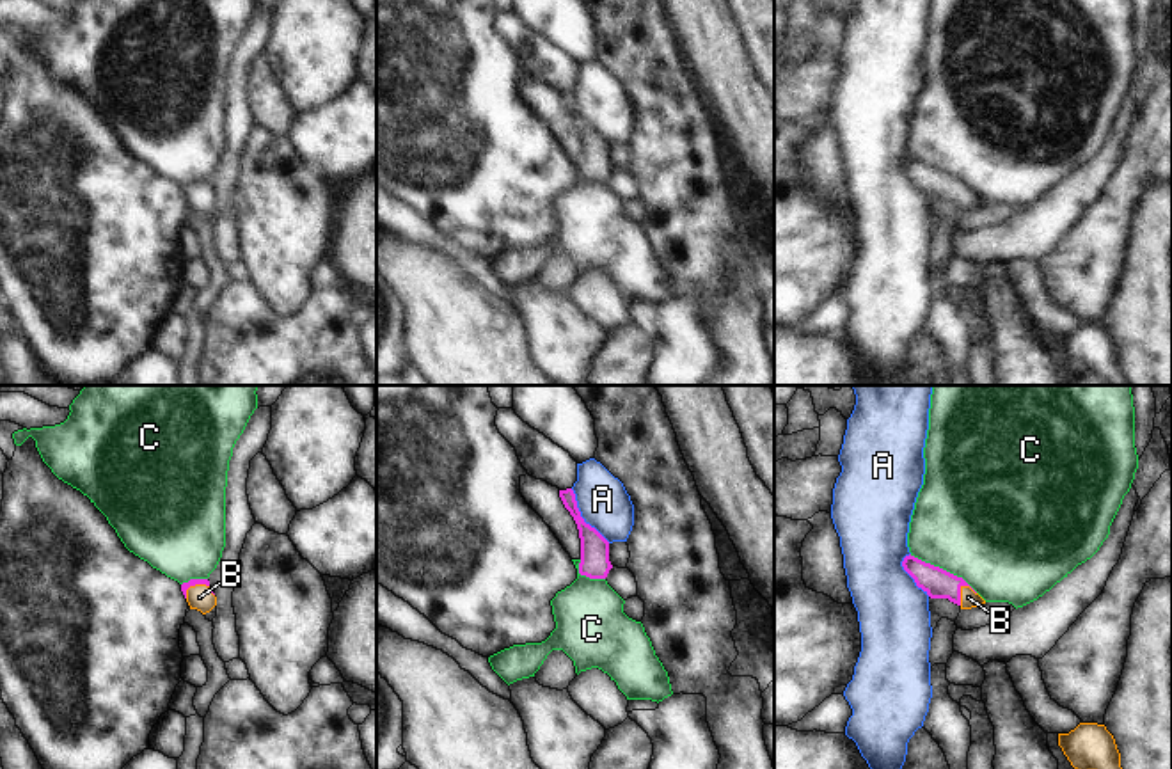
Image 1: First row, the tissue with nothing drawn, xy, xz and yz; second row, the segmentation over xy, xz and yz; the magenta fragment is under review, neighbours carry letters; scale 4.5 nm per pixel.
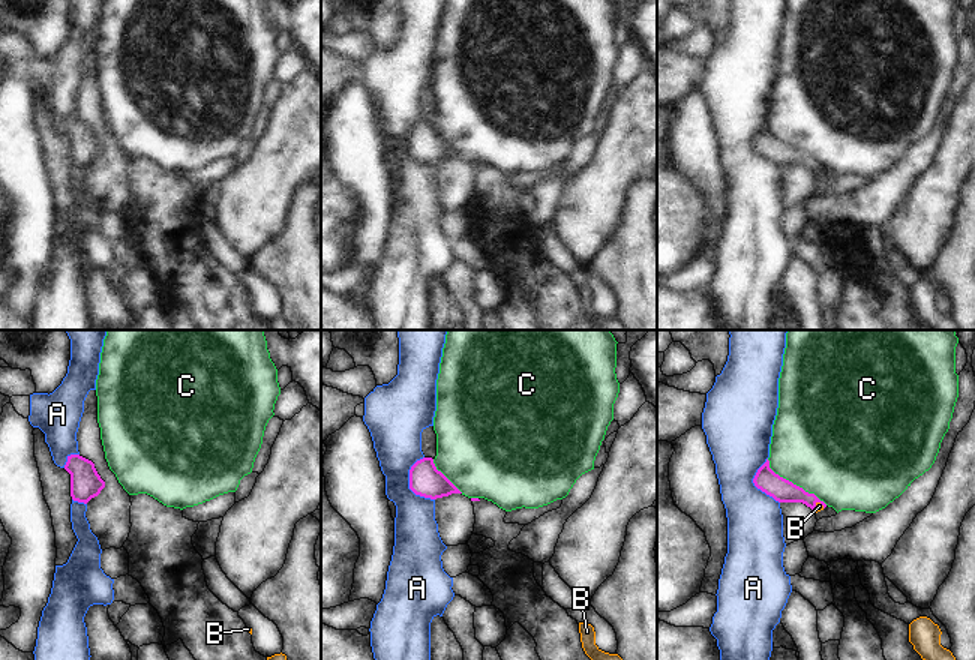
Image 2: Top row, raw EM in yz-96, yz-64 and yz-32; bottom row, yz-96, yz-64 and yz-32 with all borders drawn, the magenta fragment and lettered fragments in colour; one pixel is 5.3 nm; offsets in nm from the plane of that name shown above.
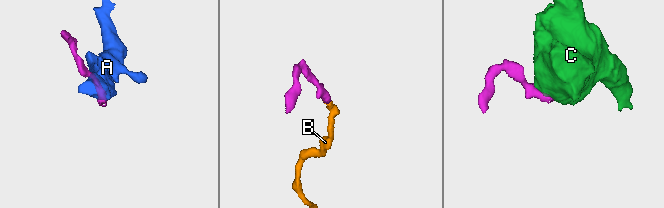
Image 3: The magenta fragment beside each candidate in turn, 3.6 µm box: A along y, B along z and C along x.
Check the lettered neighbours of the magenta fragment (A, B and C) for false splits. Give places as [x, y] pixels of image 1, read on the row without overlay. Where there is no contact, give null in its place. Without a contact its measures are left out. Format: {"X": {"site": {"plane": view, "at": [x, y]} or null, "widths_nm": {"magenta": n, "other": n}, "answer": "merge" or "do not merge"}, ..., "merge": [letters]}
{"A": {"site": {"plane": "xz", "at": [581, 119]}, "widths_nm": {"magenta": 130, "other": 220}, "answer": "do not merge"}, "B": {"site": {"plane": "yz", "at": [959, 196]}, "widths_nm": {"magenta": 140, "other": 80}, "answer": "merge"}, "C": {"site": {"plane": "yz", "at": [942, 171]}, "widths_nm": {"magenta": 140, "other": 500}, "answer": "do not merge"}, "merge": ["B"]}

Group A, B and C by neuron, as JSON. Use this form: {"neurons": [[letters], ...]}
{"neurons": [["A"], ["B"], ["C"]]}

